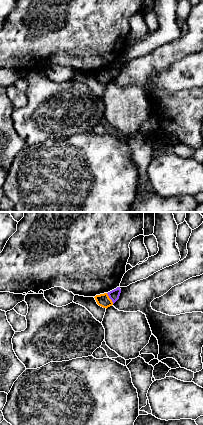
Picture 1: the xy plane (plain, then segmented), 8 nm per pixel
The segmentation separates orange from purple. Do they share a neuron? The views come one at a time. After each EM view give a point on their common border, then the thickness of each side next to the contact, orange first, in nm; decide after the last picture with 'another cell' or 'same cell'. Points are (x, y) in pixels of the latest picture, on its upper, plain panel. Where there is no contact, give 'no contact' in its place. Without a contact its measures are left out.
contact (109, 74); calibres 110 and 80 nm

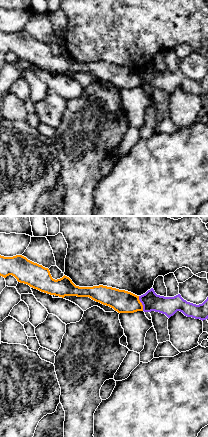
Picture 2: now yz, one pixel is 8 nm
contact (141, 79); calibres 180 and 150 nm

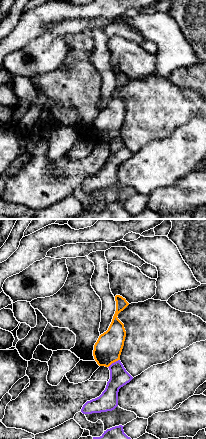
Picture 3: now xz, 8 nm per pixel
contact (113, 138); calibres 220 and 150 nm

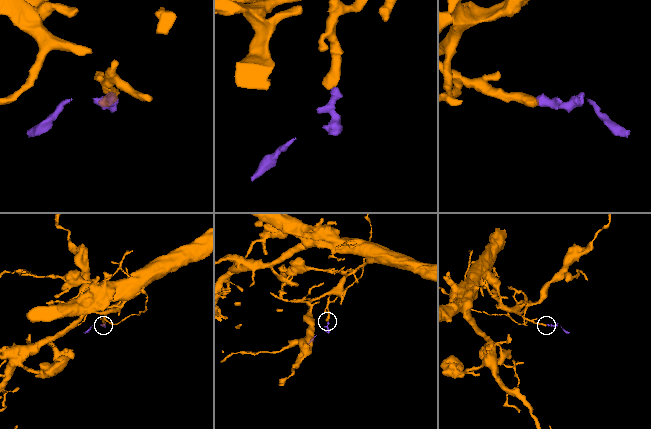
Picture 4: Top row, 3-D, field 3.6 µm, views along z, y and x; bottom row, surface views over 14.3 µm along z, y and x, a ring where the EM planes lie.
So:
another cell

